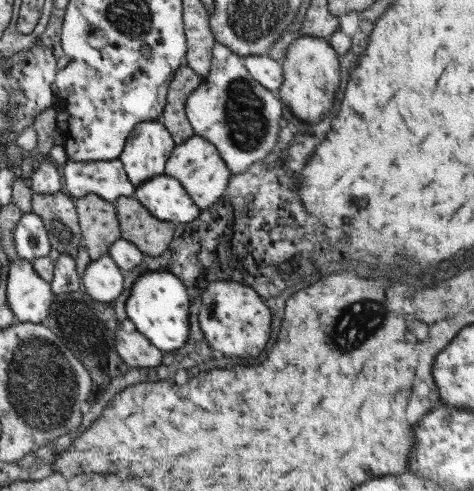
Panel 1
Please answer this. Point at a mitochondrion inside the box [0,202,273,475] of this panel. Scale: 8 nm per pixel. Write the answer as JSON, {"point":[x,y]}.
{"point":[44,388]}

